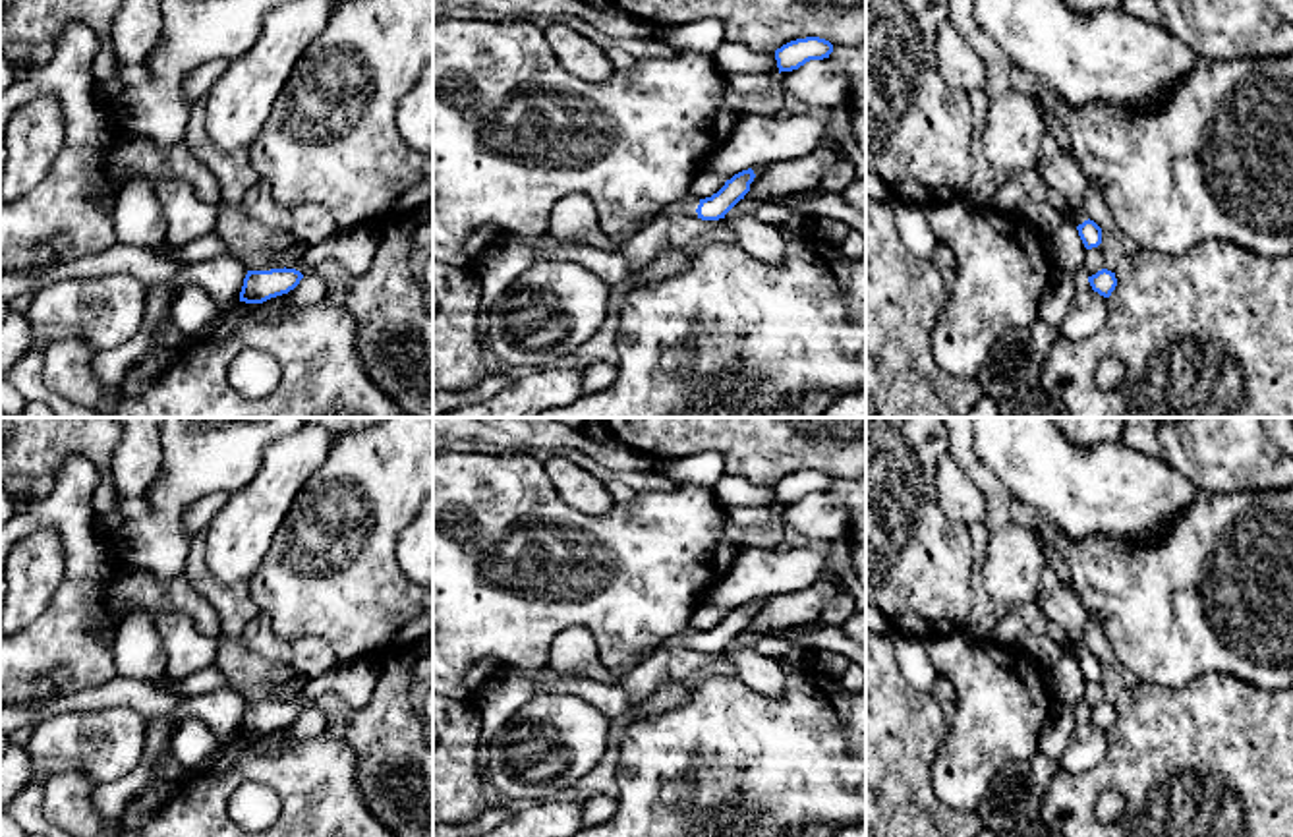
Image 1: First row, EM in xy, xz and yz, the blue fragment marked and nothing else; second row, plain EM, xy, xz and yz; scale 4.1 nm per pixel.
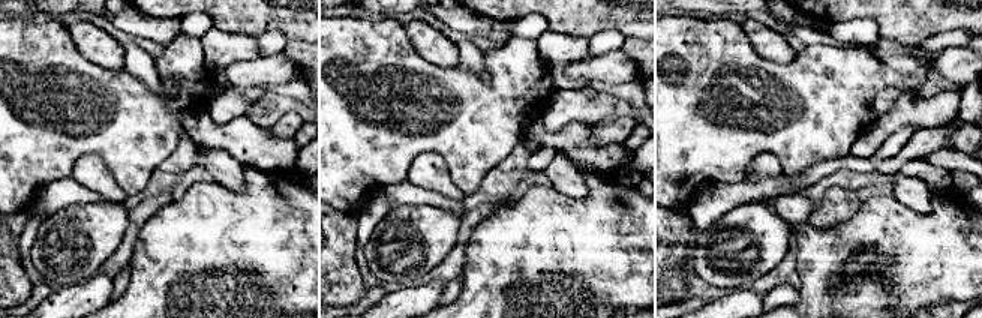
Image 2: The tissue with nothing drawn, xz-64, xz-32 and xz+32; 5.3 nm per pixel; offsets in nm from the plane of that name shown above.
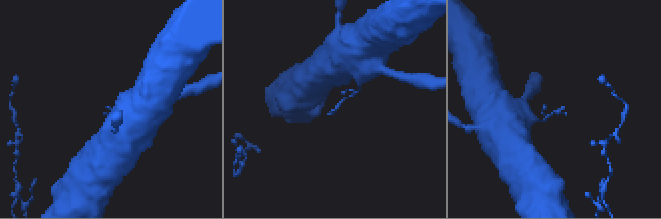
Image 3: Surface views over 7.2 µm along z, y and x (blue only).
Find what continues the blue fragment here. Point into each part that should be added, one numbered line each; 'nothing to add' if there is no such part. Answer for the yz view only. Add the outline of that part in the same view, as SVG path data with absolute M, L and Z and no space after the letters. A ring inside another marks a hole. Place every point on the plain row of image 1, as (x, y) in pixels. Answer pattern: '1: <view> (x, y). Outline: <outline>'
nothing to add

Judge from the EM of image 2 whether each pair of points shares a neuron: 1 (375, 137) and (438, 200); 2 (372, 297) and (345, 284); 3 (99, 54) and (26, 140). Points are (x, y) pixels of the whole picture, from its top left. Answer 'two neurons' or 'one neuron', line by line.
1: two neurons
2: two neurons
3: two neurons

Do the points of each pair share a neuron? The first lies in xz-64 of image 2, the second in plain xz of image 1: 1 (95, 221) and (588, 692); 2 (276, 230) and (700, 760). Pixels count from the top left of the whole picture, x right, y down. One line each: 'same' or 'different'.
1: different
2: same

